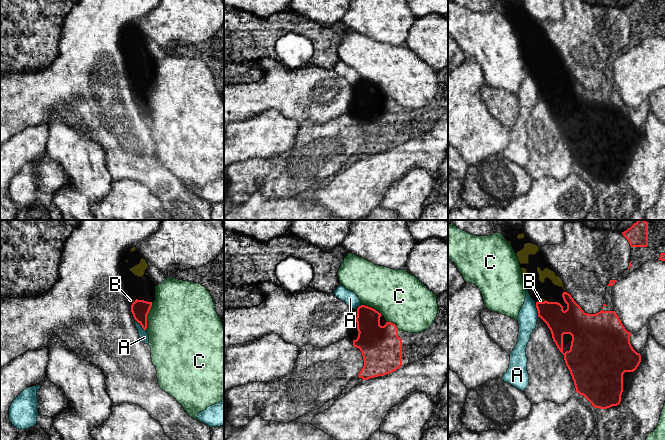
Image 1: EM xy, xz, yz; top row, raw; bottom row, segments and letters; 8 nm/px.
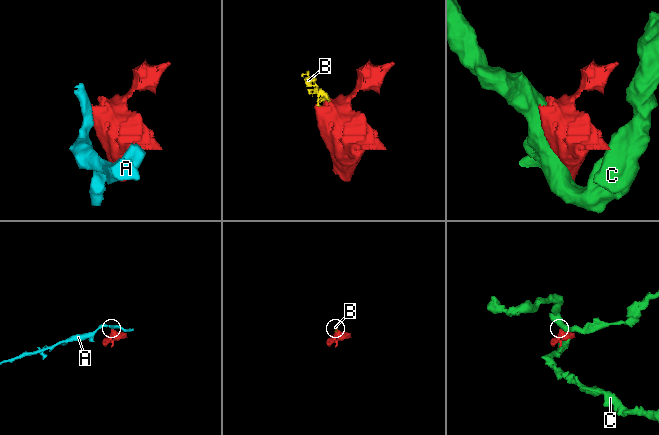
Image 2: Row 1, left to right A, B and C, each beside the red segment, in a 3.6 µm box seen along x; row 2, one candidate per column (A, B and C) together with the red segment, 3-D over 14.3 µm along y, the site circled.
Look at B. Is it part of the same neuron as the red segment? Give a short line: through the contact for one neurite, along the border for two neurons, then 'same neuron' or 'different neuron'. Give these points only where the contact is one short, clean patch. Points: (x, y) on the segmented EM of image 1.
same neuron

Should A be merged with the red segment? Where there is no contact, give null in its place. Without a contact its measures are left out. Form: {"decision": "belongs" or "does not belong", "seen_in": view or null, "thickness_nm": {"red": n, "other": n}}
{"decision": "does not belong", "seen_in": "yz", "thickness_nm": {"red": 200, "other": 160}}

